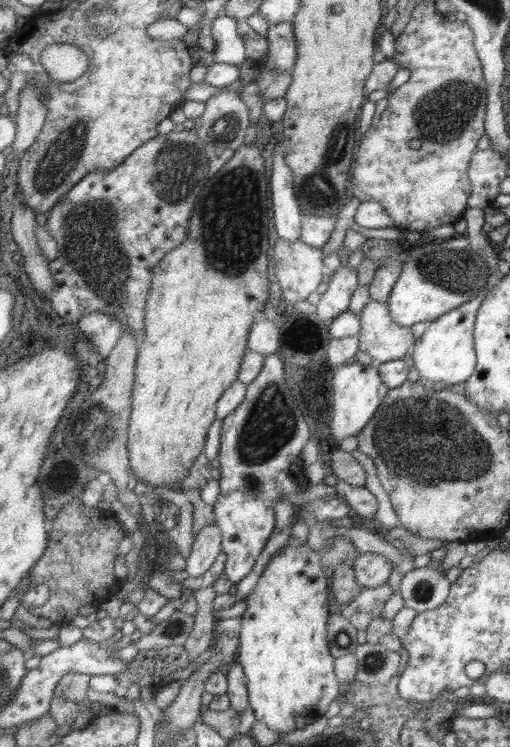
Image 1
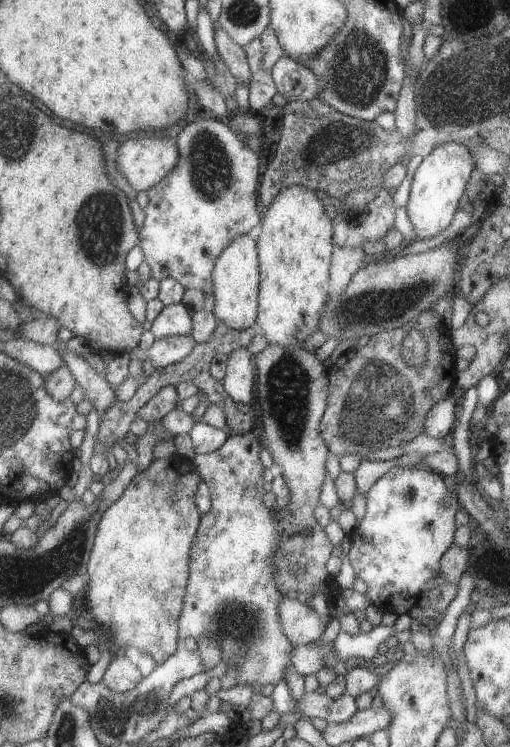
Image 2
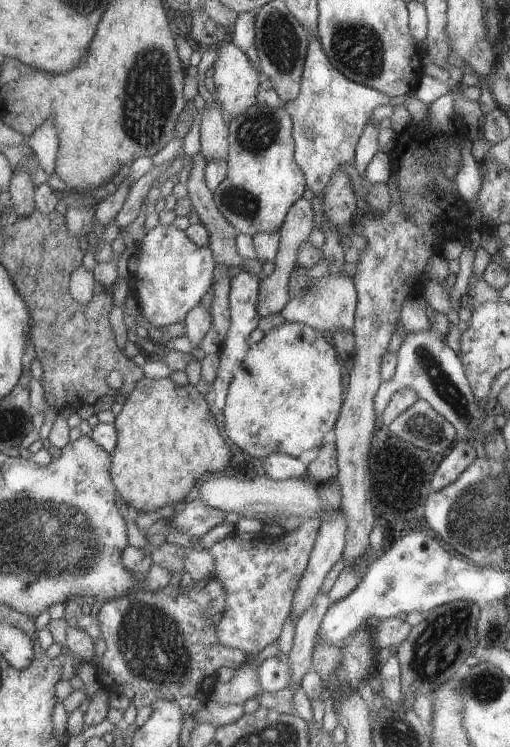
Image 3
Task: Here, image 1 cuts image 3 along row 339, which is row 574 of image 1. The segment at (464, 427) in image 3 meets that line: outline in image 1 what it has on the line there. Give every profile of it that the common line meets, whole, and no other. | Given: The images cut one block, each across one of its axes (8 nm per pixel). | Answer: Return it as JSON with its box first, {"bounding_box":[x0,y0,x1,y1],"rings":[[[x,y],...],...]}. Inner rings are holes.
{"bounding_box":[398,568,450,613],"rings":[[[413,568],[402,576],[398,596],[417,613],[437,608],[449,594],[450,583],[444,576],[438,568]]]}

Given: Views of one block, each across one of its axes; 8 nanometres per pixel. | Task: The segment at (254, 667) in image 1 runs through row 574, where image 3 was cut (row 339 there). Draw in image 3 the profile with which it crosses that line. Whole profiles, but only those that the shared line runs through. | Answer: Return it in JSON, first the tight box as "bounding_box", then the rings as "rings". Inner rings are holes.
{"bounding_box":[222,321,343,461],"rings":[[[285,321],[276,328],[269,328],[268,331],[264,332],[263,338],[261,338],[257,344],[251,344],[249,345],[249,348],[247,348],[247,354],[245,354],[241,366],[239,366],[239,369],[234,373],[233,379],[229,384],[225,406],[222,409],[222,417],[223,423],[225,424],[225,433],[227,434],[227,437],[229,437],[229,440],[251,458],[260,461],[273,453],[283,453],[298,458],[301,455],[301,452],[307,452],[307,450],[311,450],[311,448],[319,448],[324,442],[324,435],[329,430],[333,429],[343,401],[343,394],[341,391],[343,390],[343,384],[341,384],[342,363],[337,357],[334,347],[325,339],[326,336],[305,324],[289,323]]]}

